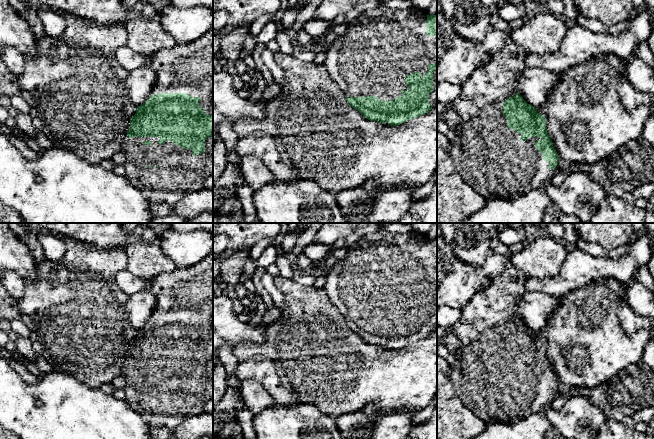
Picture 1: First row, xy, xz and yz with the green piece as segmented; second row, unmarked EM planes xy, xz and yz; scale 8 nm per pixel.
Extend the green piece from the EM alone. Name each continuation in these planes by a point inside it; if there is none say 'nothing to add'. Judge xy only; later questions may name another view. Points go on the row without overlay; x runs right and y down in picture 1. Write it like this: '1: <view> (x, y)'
1: xy (178, 397)

